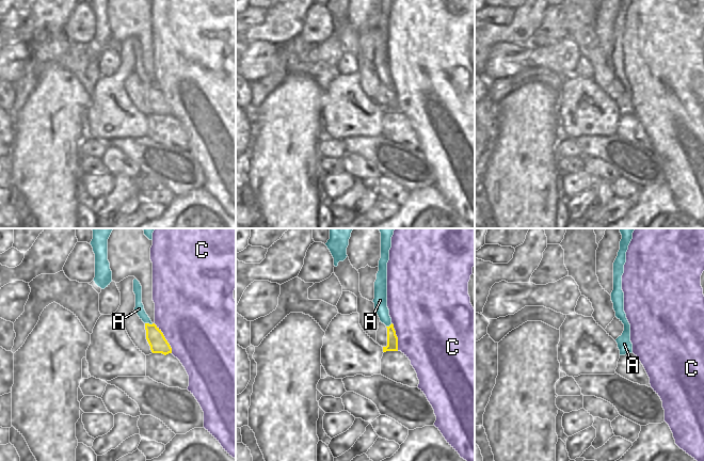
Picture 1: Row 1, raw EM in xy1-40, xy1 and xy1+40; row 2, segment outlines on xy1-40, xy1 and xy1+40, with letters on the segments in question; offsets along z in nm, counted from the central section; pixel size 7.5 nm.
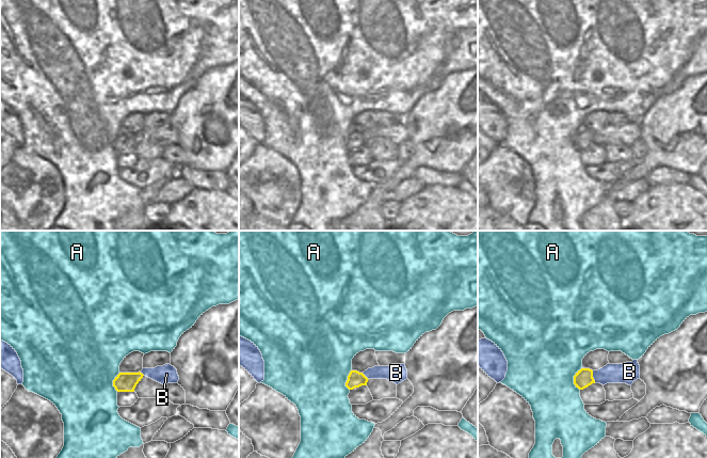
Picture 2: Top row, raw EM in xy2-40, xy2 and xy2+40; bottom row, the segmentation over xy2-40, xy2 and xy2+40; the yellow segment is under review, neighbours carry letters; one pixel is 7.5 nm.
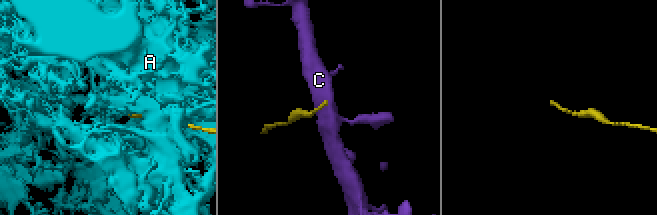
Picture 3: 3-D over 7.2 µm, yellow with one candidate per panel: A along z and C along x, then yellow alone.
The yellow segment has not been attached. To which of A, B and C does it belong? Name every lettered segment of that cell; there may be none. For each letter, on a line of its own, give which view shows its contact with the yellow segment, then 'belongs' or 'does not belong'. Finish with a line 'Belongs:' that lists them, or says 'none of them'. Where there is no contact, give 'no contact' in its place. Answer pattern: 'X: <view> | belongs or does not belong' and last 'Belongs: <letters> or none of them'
A: xy2+40 | does not belong
B: xy2+40 | does not belong
C: xy1-40 | does not belong
Belongs: none of them

